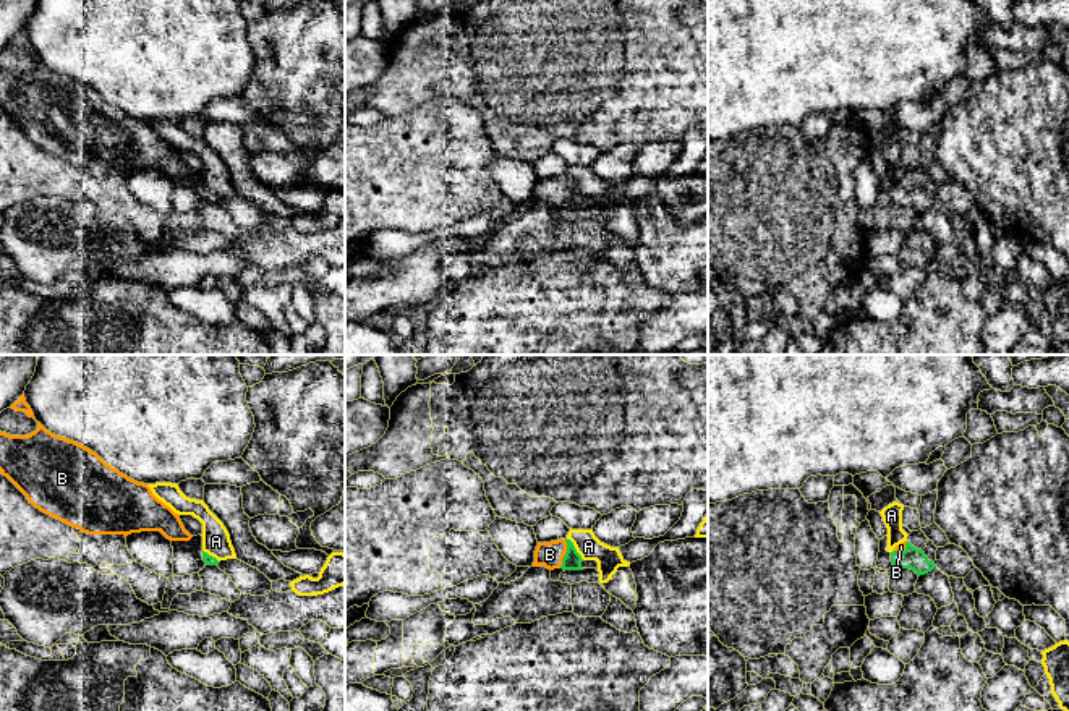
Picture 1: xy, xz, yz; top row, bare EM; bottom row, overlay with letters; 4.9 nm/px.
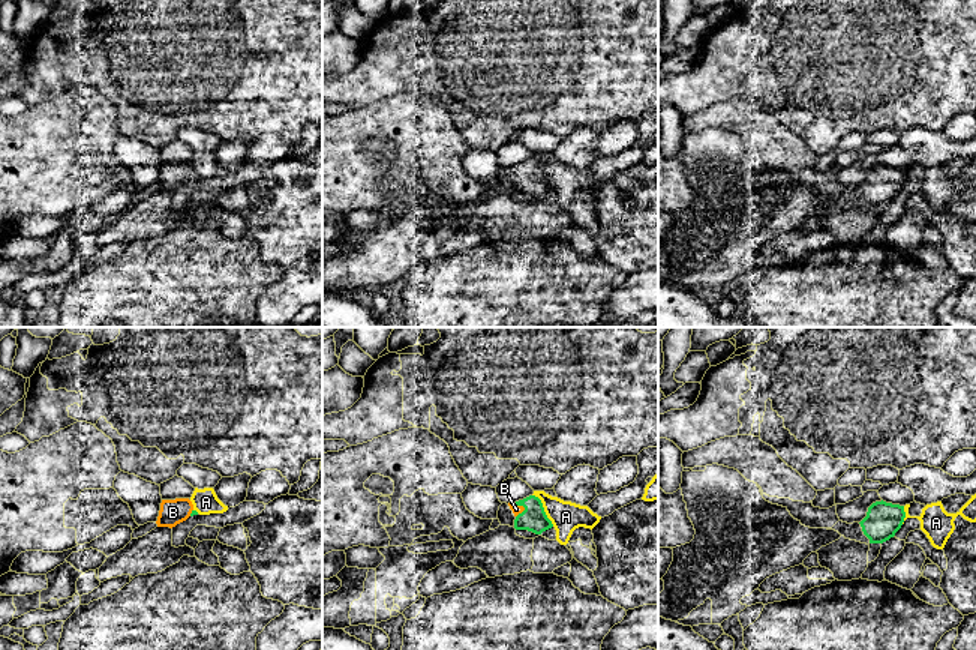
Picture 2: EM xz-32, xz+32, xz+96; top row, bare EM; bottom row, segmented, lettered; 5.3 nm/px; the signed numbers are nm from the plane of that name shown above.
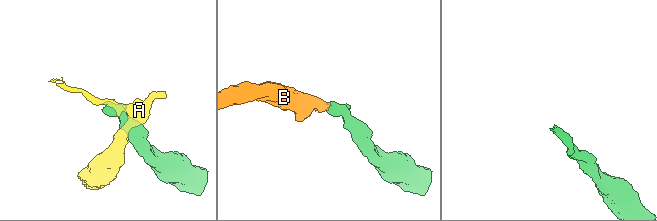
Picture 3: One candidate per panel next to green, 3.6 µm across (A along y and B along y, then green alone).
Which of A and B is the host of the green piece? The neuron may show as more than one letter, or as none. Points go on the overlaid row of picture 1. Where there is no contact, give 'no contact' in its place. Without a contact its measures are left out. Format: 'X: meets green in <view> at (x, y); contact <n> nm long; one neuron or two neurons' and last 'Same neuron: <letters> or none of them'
A: meets green in xz at (574, 548); contact 140 nm long; two neurons
B: meets green in xz at (566, 554); contact 150 nm long; one neuron
Same neuron: B

